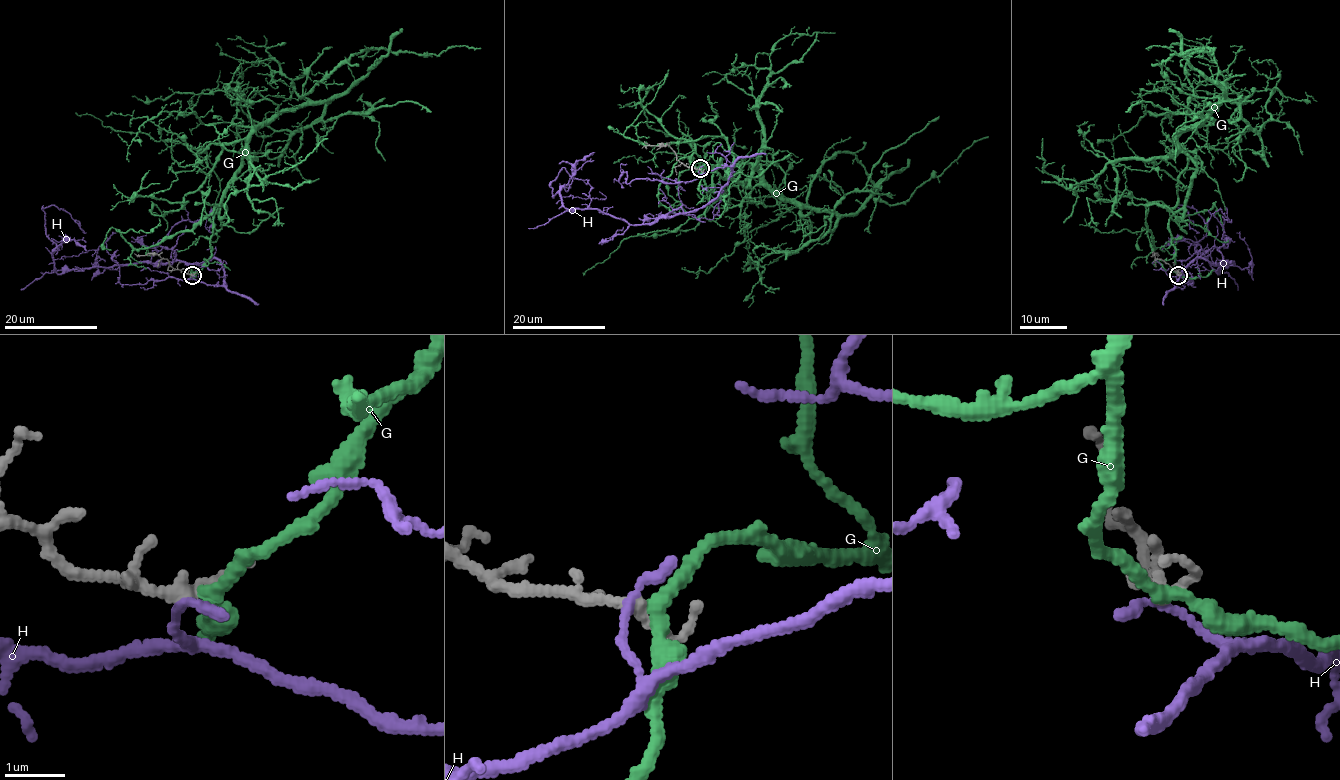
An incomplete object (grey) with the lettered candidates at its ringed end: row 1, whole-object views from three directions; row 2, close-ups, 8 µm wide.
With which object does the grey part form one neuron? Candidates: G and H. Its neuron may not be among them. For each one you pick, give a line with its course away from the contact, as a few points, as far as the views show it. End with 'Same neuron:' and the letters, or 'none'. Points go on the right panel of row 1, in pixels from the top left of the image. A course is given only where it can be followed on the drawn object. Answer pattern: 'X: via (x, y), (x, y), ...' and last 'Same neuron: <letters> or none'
Same neuron: none

